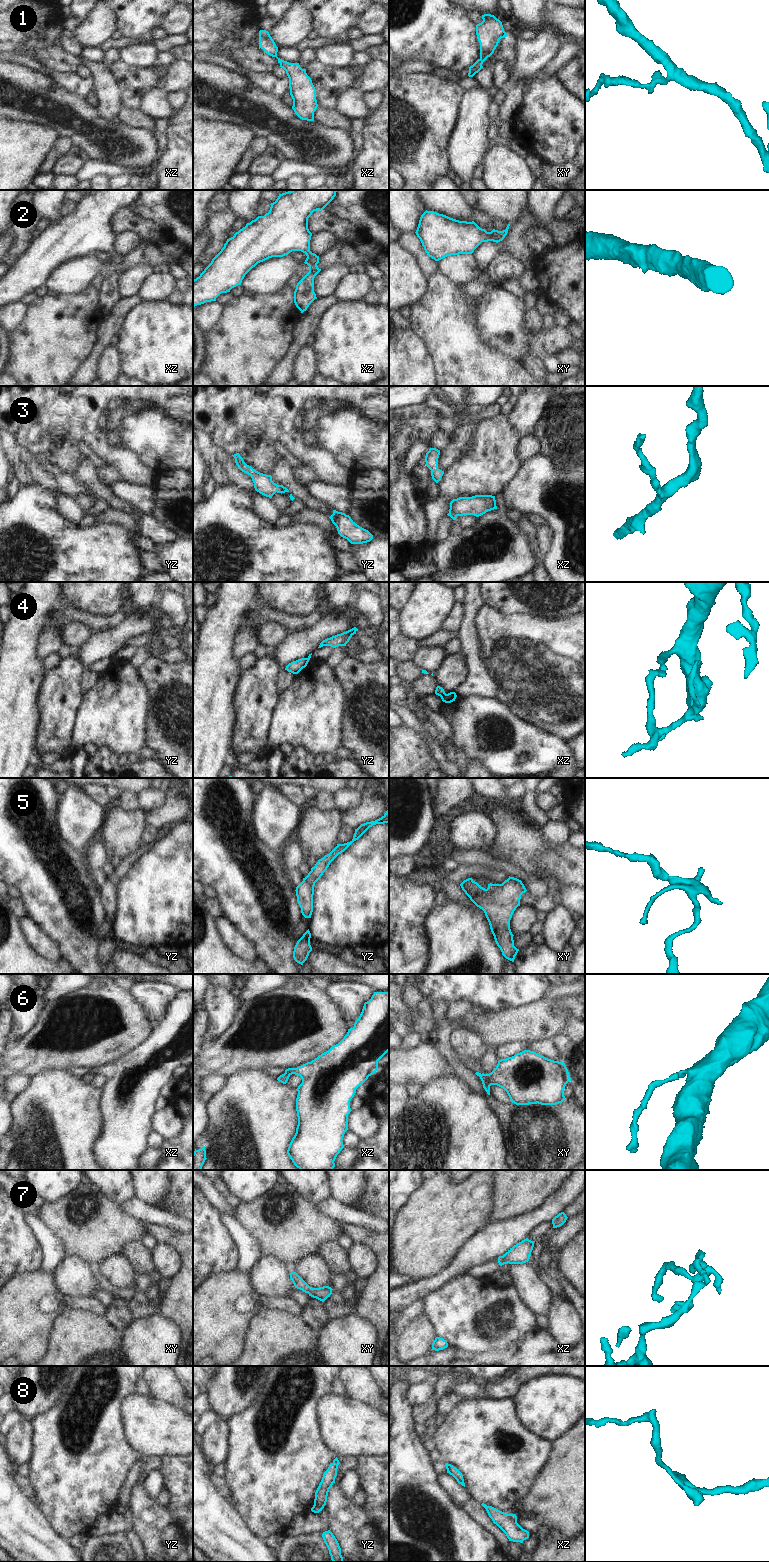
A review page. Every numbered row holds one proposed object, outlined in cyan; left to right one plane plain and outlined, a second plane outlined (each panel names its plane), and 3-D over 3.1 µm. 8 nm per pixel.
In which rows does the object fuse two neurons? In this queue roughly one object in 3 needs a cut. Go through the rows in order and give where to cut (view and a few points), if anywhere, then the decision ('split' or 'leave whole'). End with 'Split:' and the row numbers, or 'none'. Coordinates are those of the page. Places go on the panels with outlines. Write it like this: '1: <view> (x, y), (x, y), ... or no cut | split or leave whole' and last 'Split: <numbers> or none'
1: no cut | leave whole
2: no cut | leave whole
3: no cut | leave whole
4: xz (445, 693), (441, 697) | split
5: no cut | leave whole
6: xz (285, 1072), (289, 1075) | split
7: no cut | leave whole
8: no cut | leave whole
Split: 4, 6

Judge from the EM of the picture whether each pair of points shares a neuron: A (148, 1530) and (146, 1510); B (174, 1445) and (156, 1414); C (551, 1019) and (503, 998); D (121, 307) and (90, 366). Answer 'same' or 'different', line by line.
A: same
B: same
C: different
D: same

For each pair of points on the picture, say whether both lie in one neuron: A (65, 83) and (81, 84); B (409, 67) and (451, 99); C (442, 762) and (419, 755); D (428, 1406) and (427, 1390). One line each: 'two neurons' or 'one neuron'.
A: one neuron
B: two neurons
C: two neurons
D: two neurons

